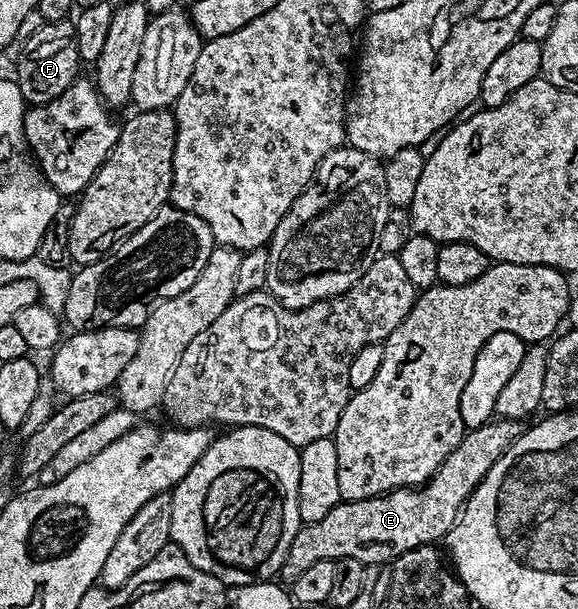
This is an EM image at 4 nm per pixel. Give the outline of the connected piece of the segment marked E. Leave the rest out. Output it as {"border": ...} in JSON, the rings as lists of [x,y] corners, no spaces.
{"border":[[[495,418],[483,427],[467,430],[460,445],[448,453],[440,469],[436,469],[434,476],[421,487],[401,487],[371,499],[338,503],[332,513],[320,517],[320,521],[298,528],[296,537],[292,537],[292,546],[288,548],[288,557],[284,557],[281,578],[293,581],[304,573],[304,569],[325,559],[356,557],[356,561],[367,565],[385,565],[412,549],[437,544],[437,539],[445,540],[462,514],[466,500],[478,488],[480,481],[484,481],[488,469],[508,453],[523,430],[523,424],[517,419]]]}

